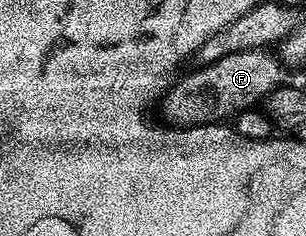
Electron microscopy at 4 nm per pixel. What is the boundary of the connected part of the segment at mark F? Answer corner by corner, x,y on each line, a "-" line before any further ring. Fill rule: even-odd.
270,48
240,50
238,54
224,54
216,62
195,67
195,72
187,76
179,75
164,97
165,119
180,126
216,124
229,121
245,108
261,105
288,80
283,61
272,53

